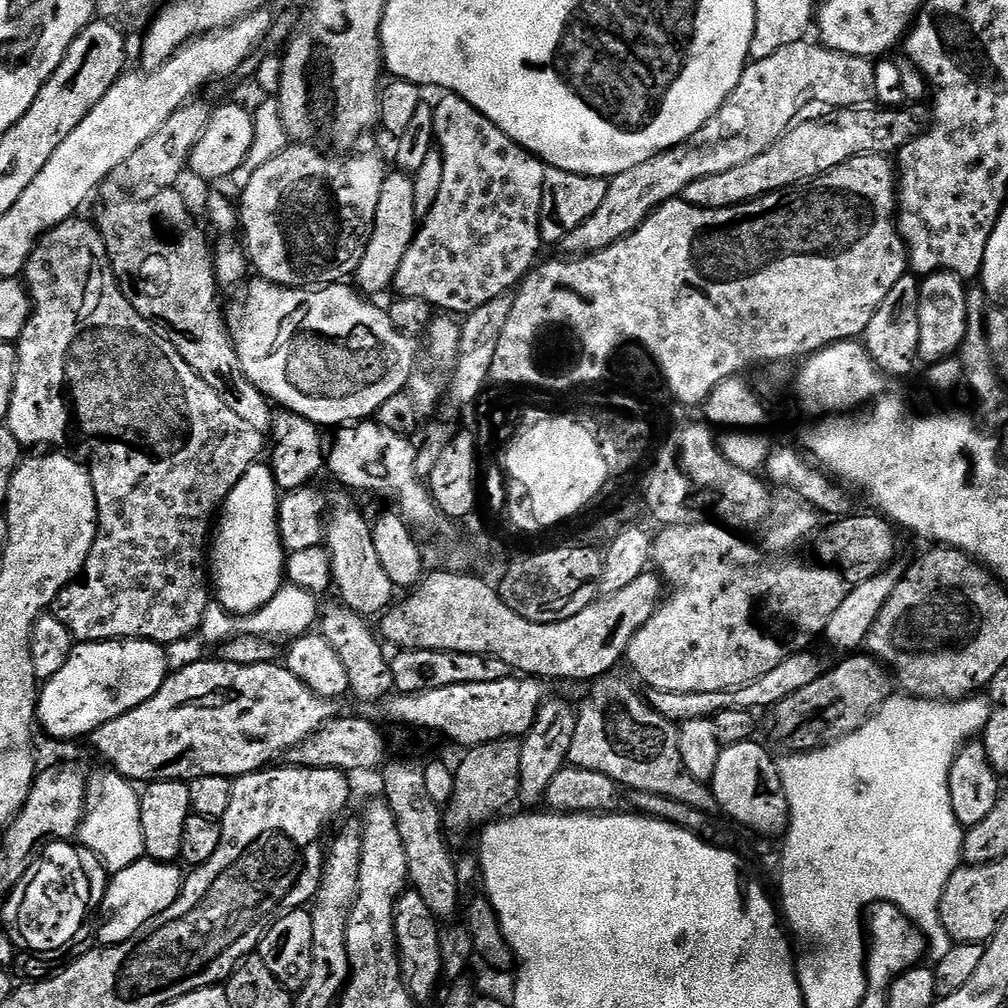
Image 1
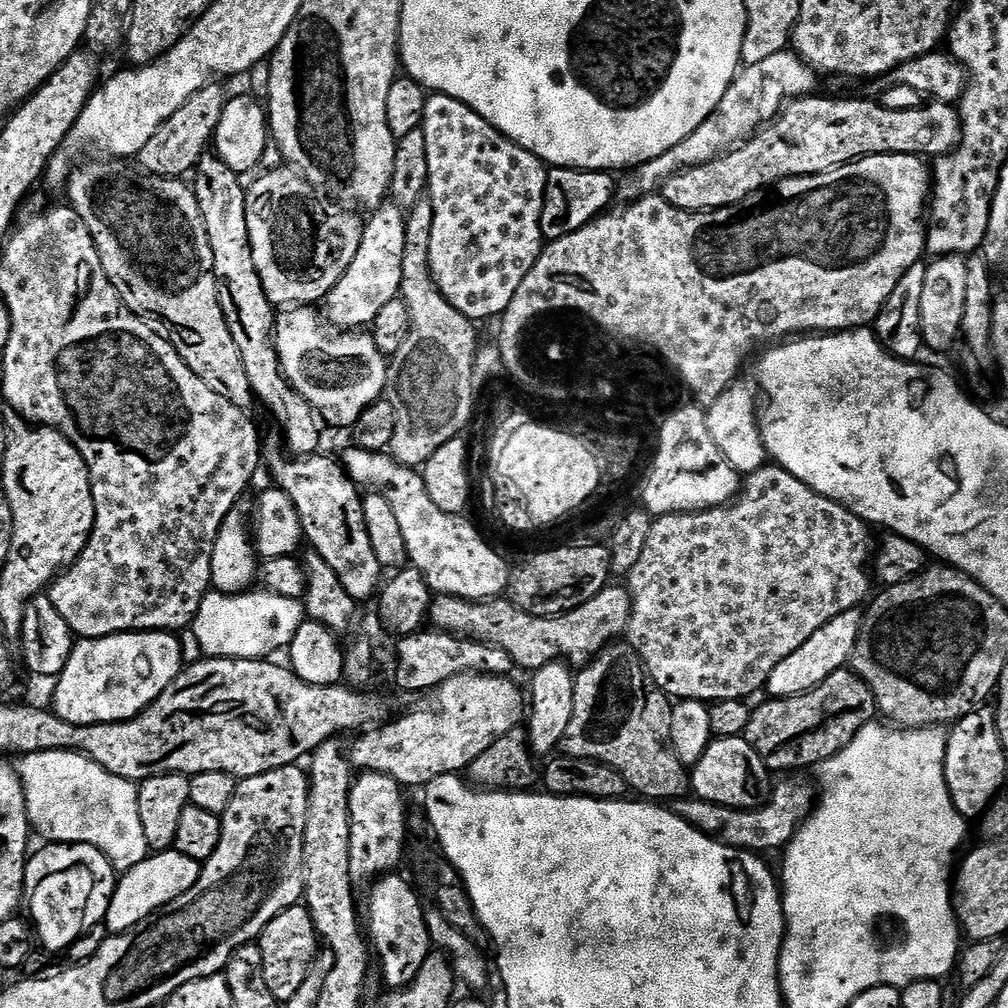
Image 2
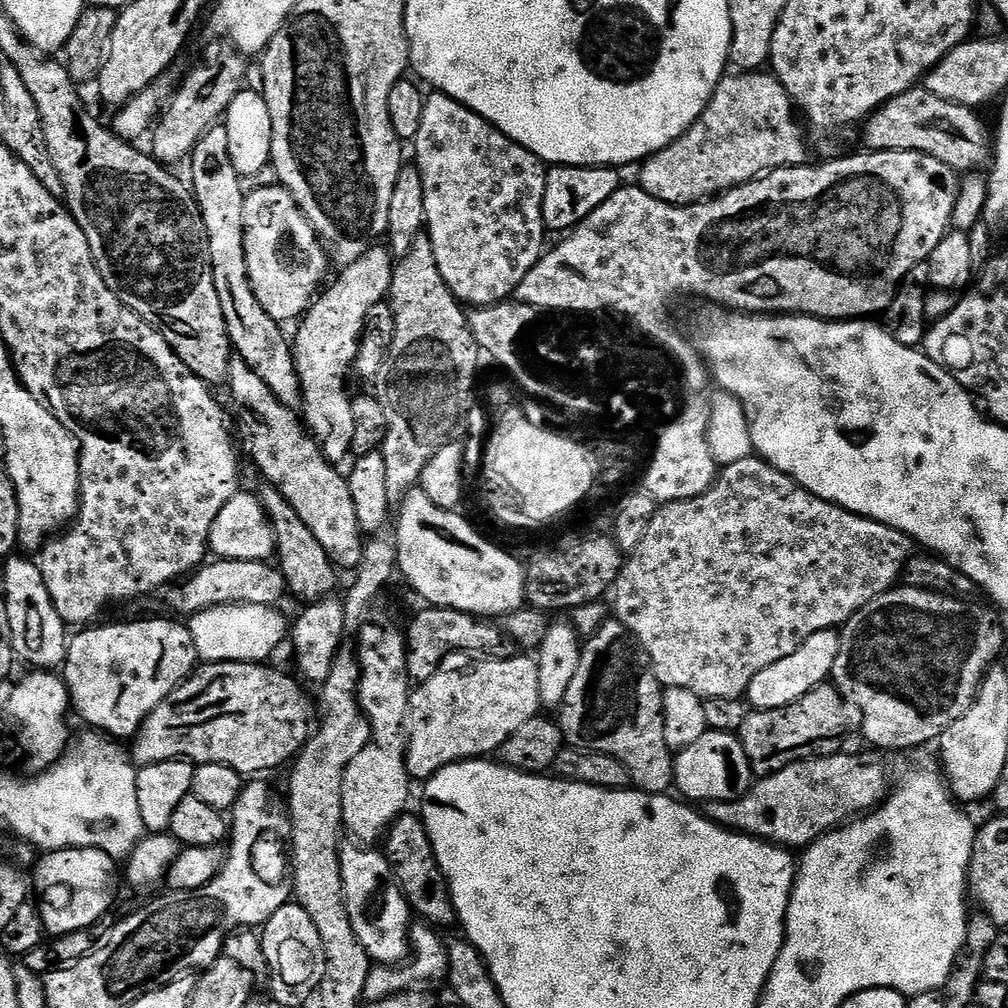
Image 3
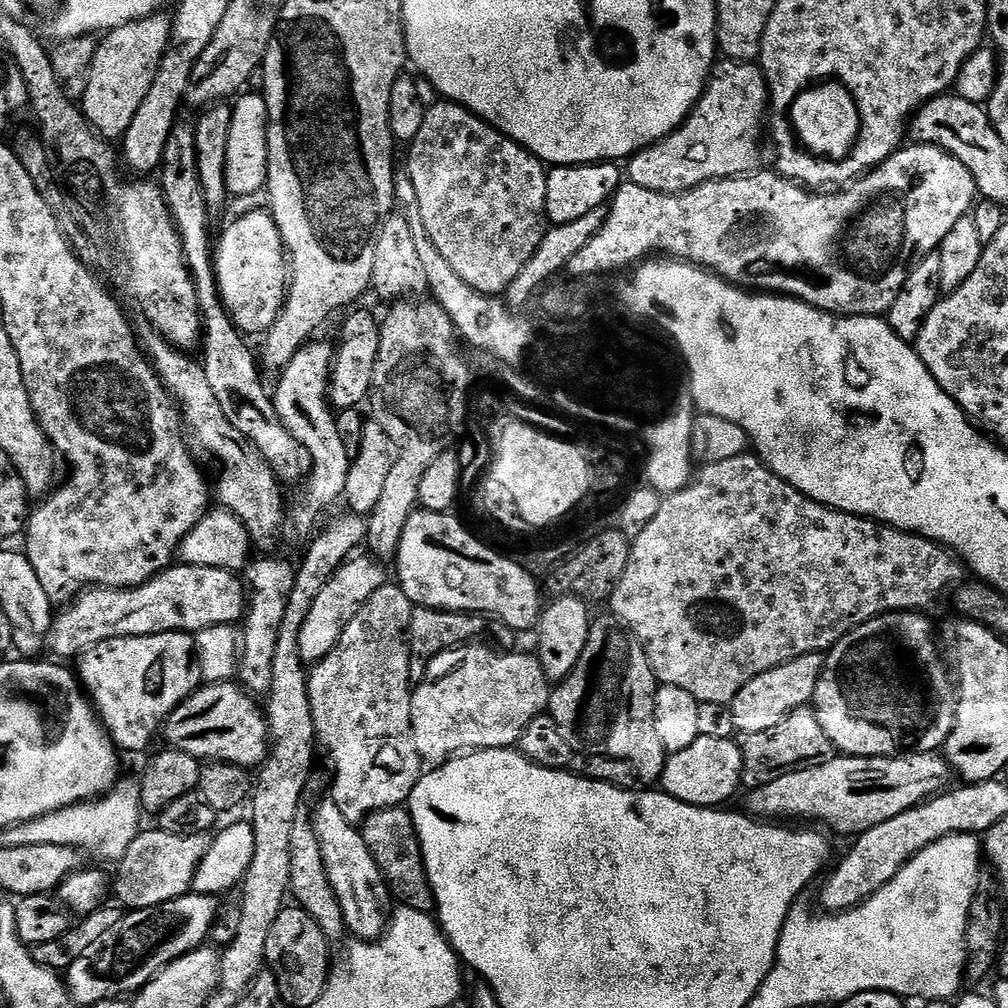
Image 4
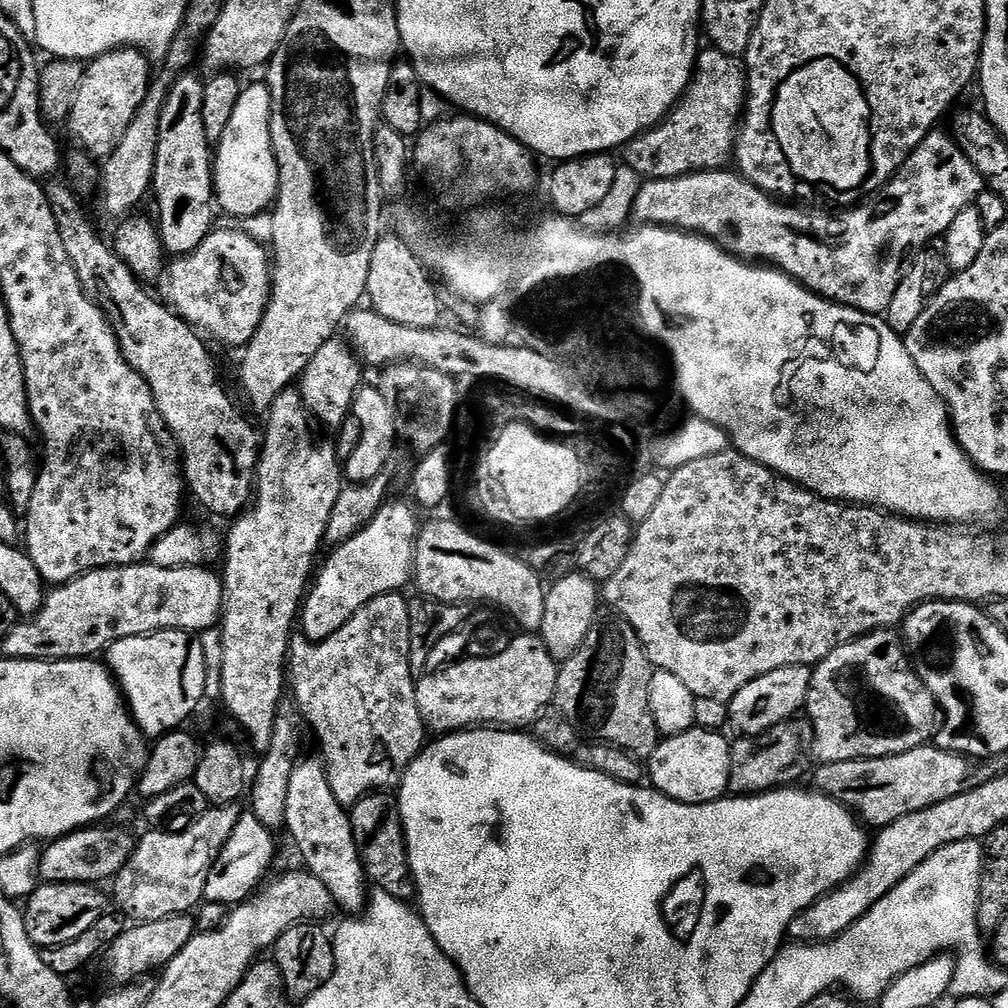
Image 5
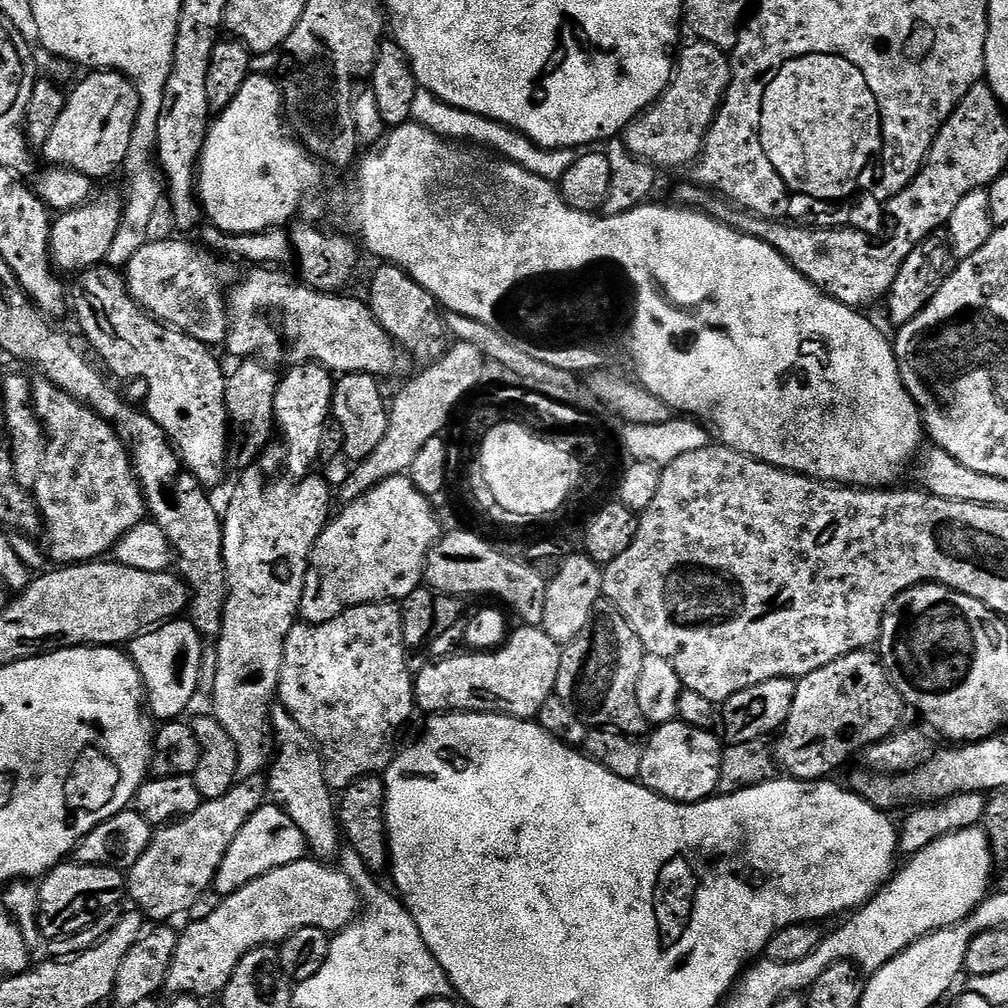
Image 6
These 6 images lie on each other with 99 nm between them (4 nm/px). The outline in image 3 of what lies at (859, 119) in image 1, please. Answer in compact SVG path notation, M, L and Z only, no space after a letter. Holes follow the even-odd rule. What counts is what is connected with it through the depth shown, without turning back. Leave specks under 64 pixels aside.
M771 71L725 75L704 113L684 135L639 165L638 186L667 204L702 204L722 192L759 180L775 168L803 165L809 159L803 127L792 97ZM923 86L912 88L895 96L877 108L862 125L865 149L873 152L921 152L946 162L956 172L972 174L984 163L987 165L994 156L994 136L984 125L981 113L975 108L958 106L930 94ZM988 160L988 161L987 161Z

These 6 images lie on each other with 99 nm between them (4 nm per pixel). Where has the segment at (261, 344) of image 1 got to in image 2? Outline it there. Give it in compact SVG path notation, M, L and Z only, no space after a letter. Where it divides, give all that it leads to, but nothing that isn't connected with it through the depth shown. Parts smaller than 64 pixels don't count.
M292 306L277 315L274 335L282 374L316 408L325 425L351 429L359 416L383 397L388 360L367 331L340 330L333 334L315 307Z

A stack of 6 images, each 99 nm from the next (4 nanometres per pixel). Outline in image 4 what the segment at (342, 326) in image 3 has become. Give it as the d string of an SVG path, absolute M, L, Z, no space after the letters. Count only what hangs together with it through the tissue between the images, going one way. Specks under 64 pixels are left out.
M309 342L300 347L298 354L294 354L292 361L279 373L280 381L276 384L276 390L274 388L278 418L286 430L307 450L311 460L310 471L296 489L301 488L290 496L291 523L293 520L298 531L309 531L308 533L325 519L324 511L335 500L339 501L343 497L346 490L346 474L350 474L352 465L352 458L347 456L345 443L339 432L337 413L330 407L334 348L331 343L316 343Z

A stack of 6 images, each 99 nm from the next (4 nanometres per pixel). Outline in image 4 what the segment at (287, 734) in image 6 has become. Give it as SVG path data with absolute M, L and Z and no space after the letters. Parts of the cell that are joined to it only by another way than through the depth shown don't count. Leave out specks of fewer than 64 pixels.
M330 798L316 808L316 816L311 817L312 828L316 831L318 846L322 846L322 862L326 862L326 874L334 894L342 906L344 926L349 933L353 932L360 942L379 942L384 939L390 917L394 911L394 897L388 891L382 870L366 846L363 831L357 825L346 822L342 810Z

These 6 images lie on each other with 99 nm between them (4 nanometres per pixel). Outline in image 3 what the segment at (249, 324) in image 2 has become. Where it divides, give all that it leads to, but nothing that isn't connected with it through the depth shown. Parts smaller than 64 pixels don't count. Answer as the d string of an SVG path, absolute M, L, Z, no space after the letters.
M223 122L202 134L198 146L194 146L192 151L191 164L190 187L206 230L208 253L214 274L214 290L218 290L218 302L222 302L222 314L233 353L254 374L258 374L278 402L293 410L299 409L302 404L300 379L292 357L289 337L284 337L284 332L280 329L283 328L281 321L270 318L270 314L262 310L262 302L258 302L250 286L244 245L246 187L244 188L245 181L238 174L238 170L234 170L234 162L230 162L230 137L226 135Z

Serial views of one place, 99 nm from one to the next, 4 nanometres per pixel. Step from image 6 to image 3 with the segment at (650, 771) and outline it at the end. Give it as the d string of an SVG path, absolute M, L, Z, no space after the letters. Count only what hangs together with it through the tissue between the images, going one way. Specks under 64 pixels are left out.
M704 732L698 742L679 749L674 760L674 788L688 802L737 800L749 792L753 783L750 758L746 758L746 750L740 745L739 735L731 732Z

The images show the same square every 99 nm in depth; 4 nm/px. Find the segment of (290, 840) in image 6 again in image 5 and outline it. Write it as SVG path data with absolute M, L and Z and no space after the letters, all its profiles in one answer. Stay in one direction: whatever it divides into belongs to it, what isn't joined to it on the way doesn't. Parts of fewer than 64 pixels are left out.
M241 815L240 821L234 826L233 833L230 834L230 838L225 844L225 848L218 854L217 860L207 874L203 899L207 902L235 906L253 895L261 881L269 875L269 873L267 874L268 867L274 864L278 856L276 840L272 836L275 836L273 829L258 822L256 816Z

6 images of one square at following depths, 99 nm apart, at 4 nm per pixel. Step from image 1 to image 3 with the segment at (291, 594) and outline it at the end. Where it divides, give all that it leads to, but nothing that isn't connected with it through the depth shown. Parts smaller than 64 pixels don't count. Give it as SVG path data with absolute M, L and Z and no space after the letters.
M227 604L226 606L211 607L210 610L200 611L189 617L186 626L191 631L191 641L194 642L197 659L207 664L227 664L230 661L240 663L265 663L277 650L278 646L287 639L290 624L275 607L250 606L249 604Z

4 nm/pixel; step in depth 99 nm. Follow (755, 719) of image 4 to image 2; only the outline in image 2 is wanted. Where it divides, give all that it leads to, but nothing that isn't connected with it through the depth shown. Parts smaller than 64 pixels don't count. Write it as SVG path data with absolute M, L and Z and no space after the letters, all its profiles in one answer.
M851 608L838 614L838 618L830 618L830 622L826 622L826 626L822 626L822 630L818 630L818 634L810 634L810 642L802 642L802 646L798 646L798 650L794 650L794 654L790 654L790 658L782 658L782 662L778 662L778 666L774 666L774 670L768 676L767 695L772 698L797 696L826 682L826 678L830 678L830 674L845 667L851 661L852 651L858 642L861 619L861 609Z

